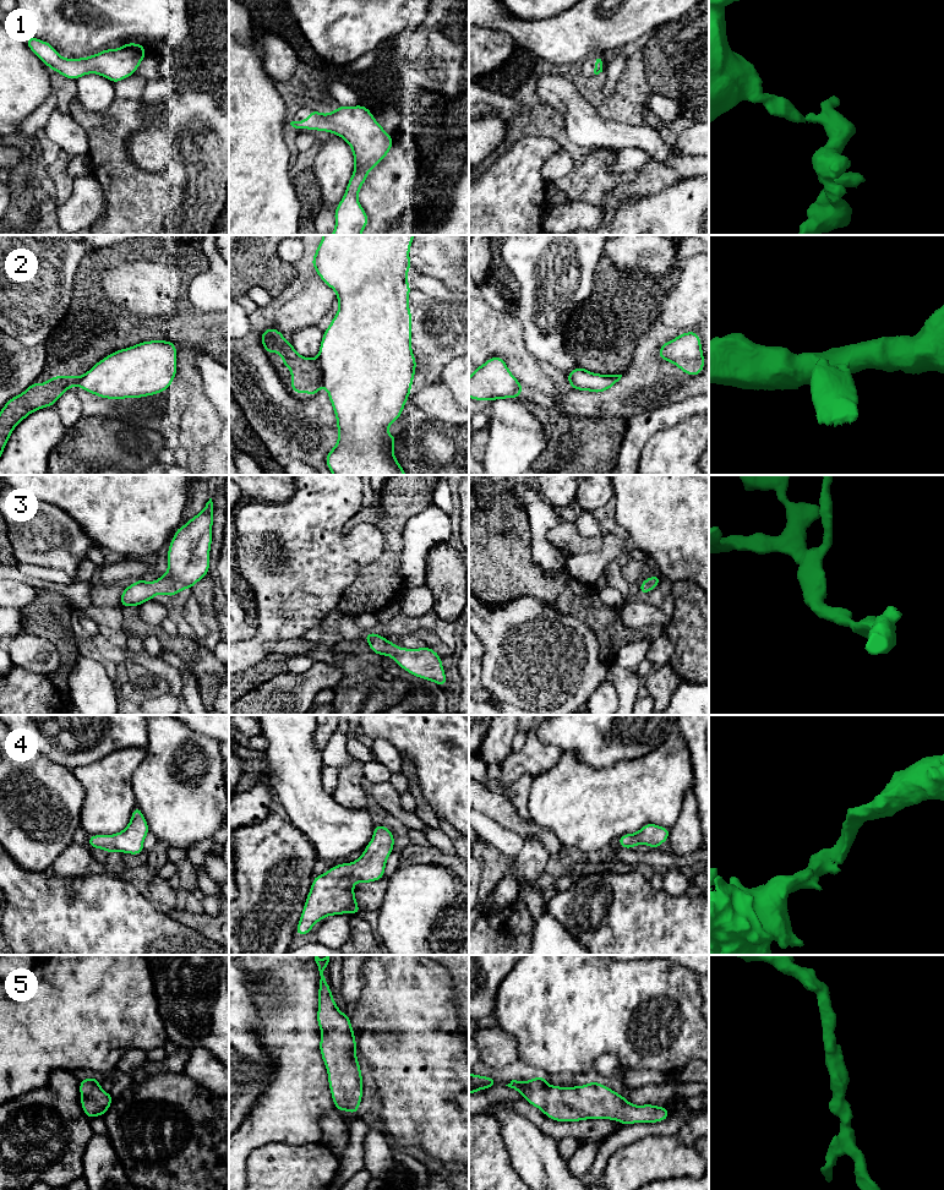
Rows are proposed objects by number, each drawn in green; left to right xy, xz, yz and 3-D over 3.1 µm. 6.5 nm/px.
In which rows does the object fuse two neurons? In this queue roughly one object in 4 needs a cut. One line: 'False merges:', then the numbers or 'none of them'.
False merges: 2

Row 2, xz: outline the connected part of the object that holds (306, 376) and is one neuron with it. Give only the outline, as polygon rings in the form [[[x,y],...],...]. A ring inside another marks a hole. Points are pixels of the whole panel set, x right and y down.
[[[268,328],[260,333],[267,355],[280,353],[282,364],[290,369],[291,392],[310,393],[313,398],[322,387],[322,371],[318,360],[299,355],[291,343],[277,328]]]

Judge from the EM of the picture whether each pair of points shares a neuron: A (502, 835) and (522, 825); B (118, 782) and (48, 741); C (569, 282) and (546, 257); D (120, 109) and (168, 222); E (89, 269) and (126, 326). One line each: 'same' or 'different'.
A: different
B: different
C: same
D: same
E: same

